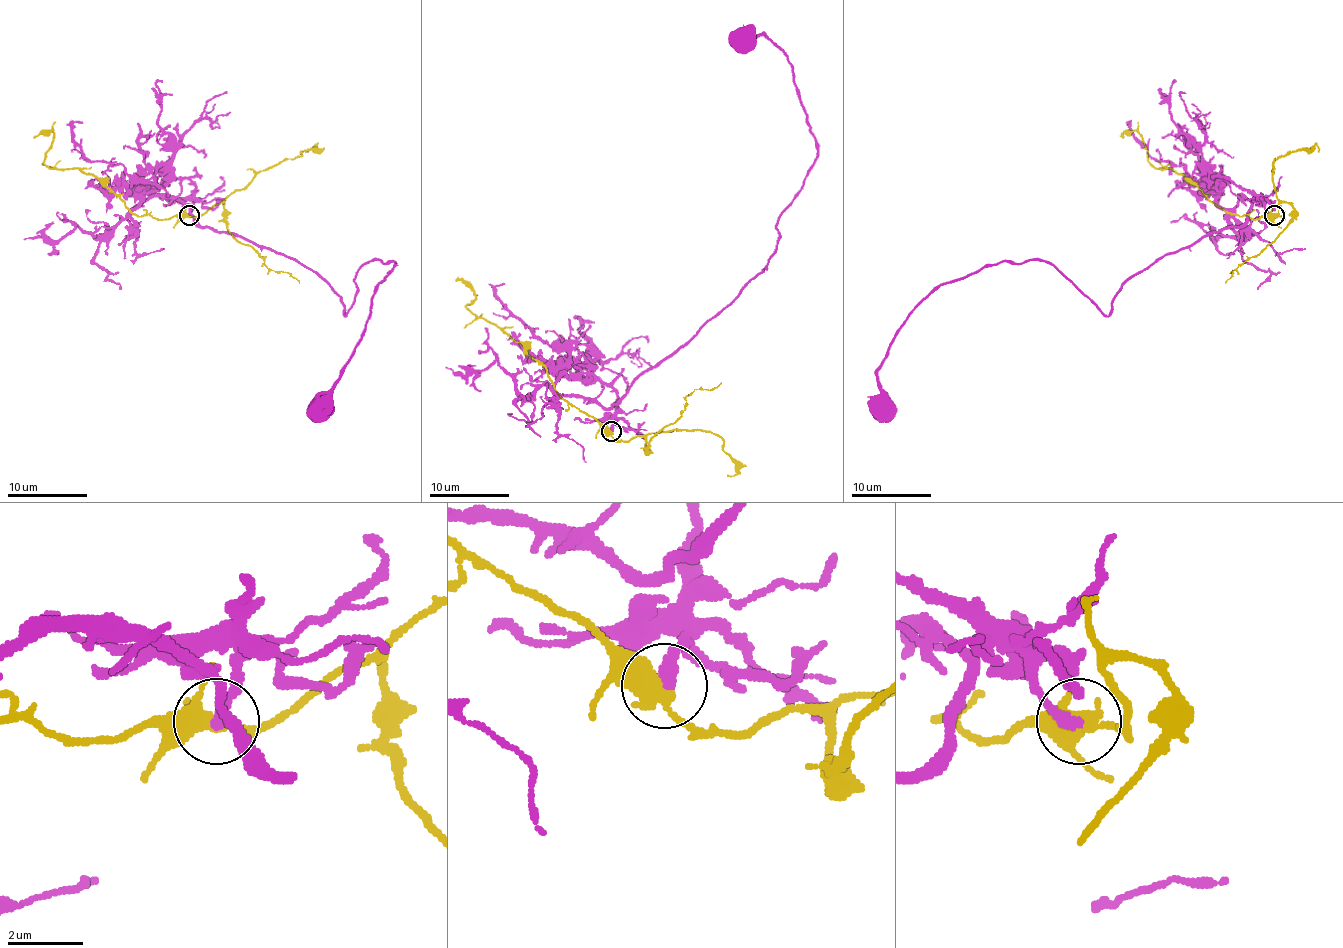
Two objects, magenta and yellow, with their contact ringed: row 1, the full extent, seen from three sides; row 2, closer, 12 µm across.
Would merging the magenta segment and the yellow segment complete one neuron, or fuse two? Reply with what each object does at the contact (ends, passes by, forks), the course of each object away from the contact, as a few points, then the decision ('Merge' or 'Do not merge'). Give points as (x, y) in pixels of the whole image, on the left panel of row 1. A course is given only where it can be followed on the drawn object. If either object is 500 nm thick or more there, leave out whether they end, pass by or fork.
At the ring magenta ends. At the ring yellow forks. Course of magenta: (189, 216), (191, 200), (199, 226), (295, 257), (340, 297), (346, 315), (364, 263), (394, 263), (314, 422). Course of yellow: (189, 216), (137, 216), (96, 176), (76, 168), (50, 168), (44, 152), (54, 134), (50, 130), (34, 136). Do not merge

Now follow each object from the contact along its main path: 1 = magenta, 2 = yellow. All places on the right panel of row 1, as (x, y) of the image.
1: (1273, 216), (1260, 200), (1240, 226), (1158, 257), (1106, 315), (1031, 259), (937, 285), (878, 369), (888, 422)
2: (1273, 216), (1256, 220), (1212, 204), (1184, 176), (1170, 168), (1156, 168), (1134, 130), (1120, 136)

